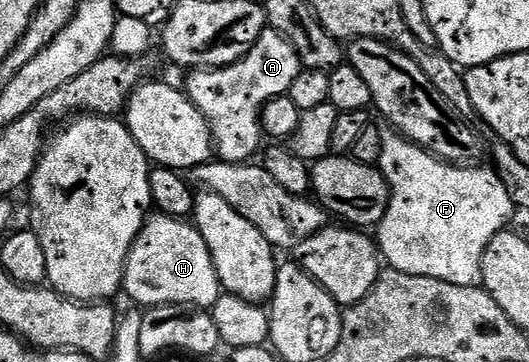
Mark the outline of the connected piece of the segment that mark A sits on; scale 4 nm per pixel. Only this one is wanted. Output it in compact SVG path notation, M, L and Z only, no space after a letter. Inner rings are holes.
M271 28L258 36L254 48L229 66L217 70L193 70L187 75L186 93L202 114L212 133L212 148L221 162L248 164L261 149L260 111L267 102L287 94L290 84L298 80L302 63L294 47Z

